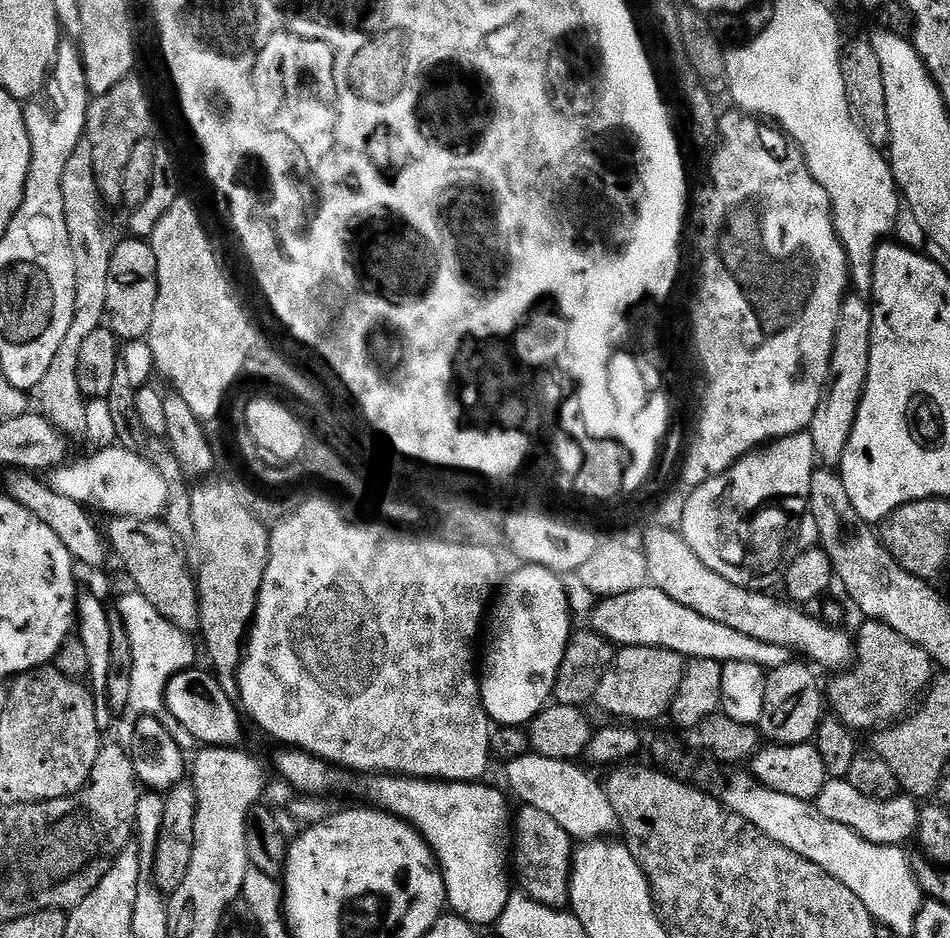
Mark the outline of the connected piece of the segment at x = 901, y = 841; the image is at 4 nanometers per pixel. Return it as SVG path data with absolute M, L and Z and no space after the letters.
M830 778L816 795L814 803L818 810L822 810L824 817L854 830L854 834L866 838L866 842L904 846L908 839L912 840L917 835L921 809L916 806L917 801L907 794L879 800L854 790L847 778Z

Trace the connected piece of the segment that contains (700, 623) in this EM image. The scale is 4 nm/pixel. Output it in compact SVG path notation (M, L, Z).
M651 586L601 599L592 611L590 623L591 631L606 637L613 646L669 648L685 658L719 660L723 665L754 662L754 666L765 670L786 666L794 660L789 648L758 642L758 638L750 638L750 634L722 626L722 622L710 622L710 618L702 618L702 614L694 614L694 610L686 610L686 606L678 606L674 598L666 598L662 590Z

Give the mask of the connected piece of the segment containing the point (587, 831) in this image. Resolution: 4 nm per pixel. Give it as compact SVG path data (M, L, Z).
M535 754L519 756L507 761L507 791L520 799L519 803L526 807L534 807L550 814L562 830L576 842L587 842L611 837L618 825L614 806L610 806L608 795L604 793L604 785L595 780L588 772L580 769L579 763L558 758L542 758Z

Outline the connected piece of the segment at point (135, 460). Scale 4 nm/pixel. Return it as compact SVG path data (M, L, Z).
M119 446L101 448L77 464L65 463L51 473L50 483L58 494L74 498L74 502L87 506L97 513L109 512L109 517L129 516L139 520L159 520L166 510L168 495L162 474L138 454Z

